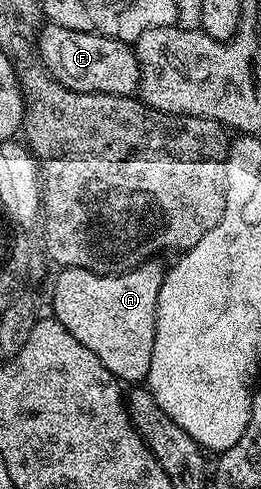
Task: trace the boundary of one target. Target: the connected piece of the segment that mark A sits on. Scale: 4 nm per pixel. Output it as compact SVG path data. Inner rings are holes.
M156 260L144 262L125 274L95 274L86 268L65 266L52 286L51 313L64 325L66 332L74 336L74 340L82 340L82 344L86 344L86 348L90 348L90 352L94 352L94 356L106 364L108 371L124 384L143 383L150 372L150 356L154 356L158 292L166 273L165 267L160 267L158 263Z

